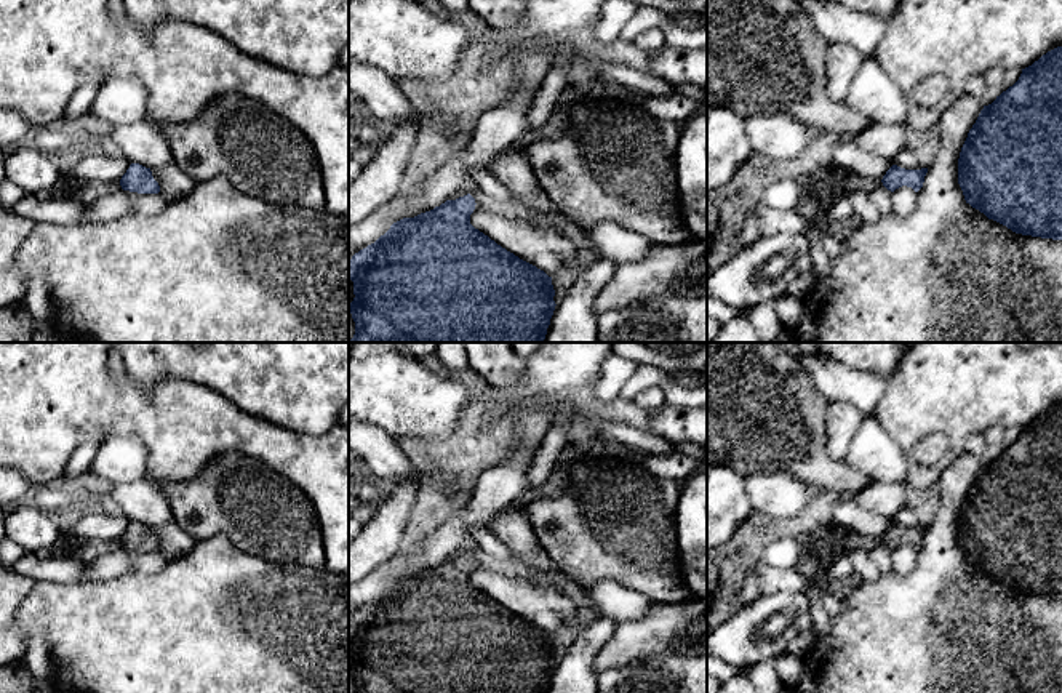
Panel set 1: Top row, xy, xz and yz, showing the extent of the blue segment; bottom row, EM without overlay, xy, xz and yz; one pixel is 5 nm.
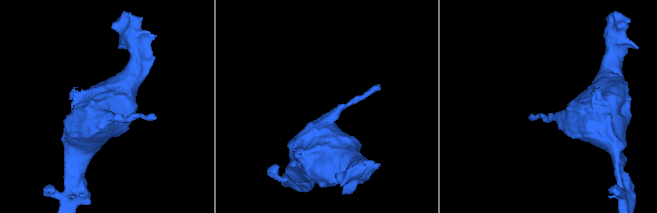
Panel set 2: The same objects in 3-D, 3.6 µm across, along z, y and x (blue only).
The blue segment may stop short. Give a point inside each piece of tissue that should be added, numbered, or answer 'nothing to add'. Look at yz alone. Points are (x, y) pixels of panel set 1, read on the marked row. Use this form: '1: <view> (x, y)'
nothing to add

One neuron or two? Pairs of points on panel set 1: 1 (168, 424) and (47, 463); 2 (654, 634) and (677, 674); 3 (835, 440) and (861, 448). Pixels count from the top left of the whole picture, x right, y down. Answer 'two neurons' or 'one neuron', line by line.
1: one neuron
2: two neurons
3: two neurons

